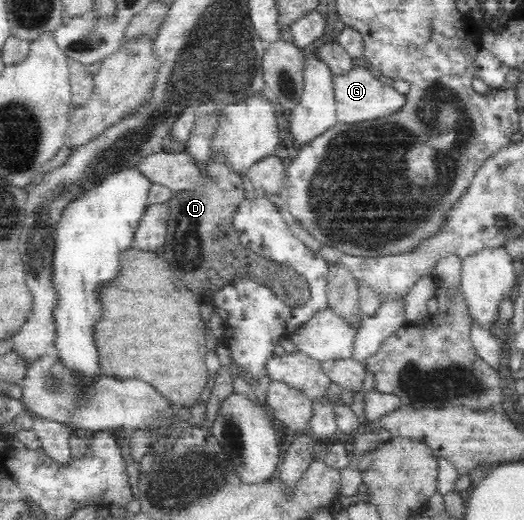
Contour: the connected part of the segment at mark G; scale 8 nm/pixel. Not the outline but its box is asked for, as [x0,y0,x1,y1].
[330,64,404,125]

